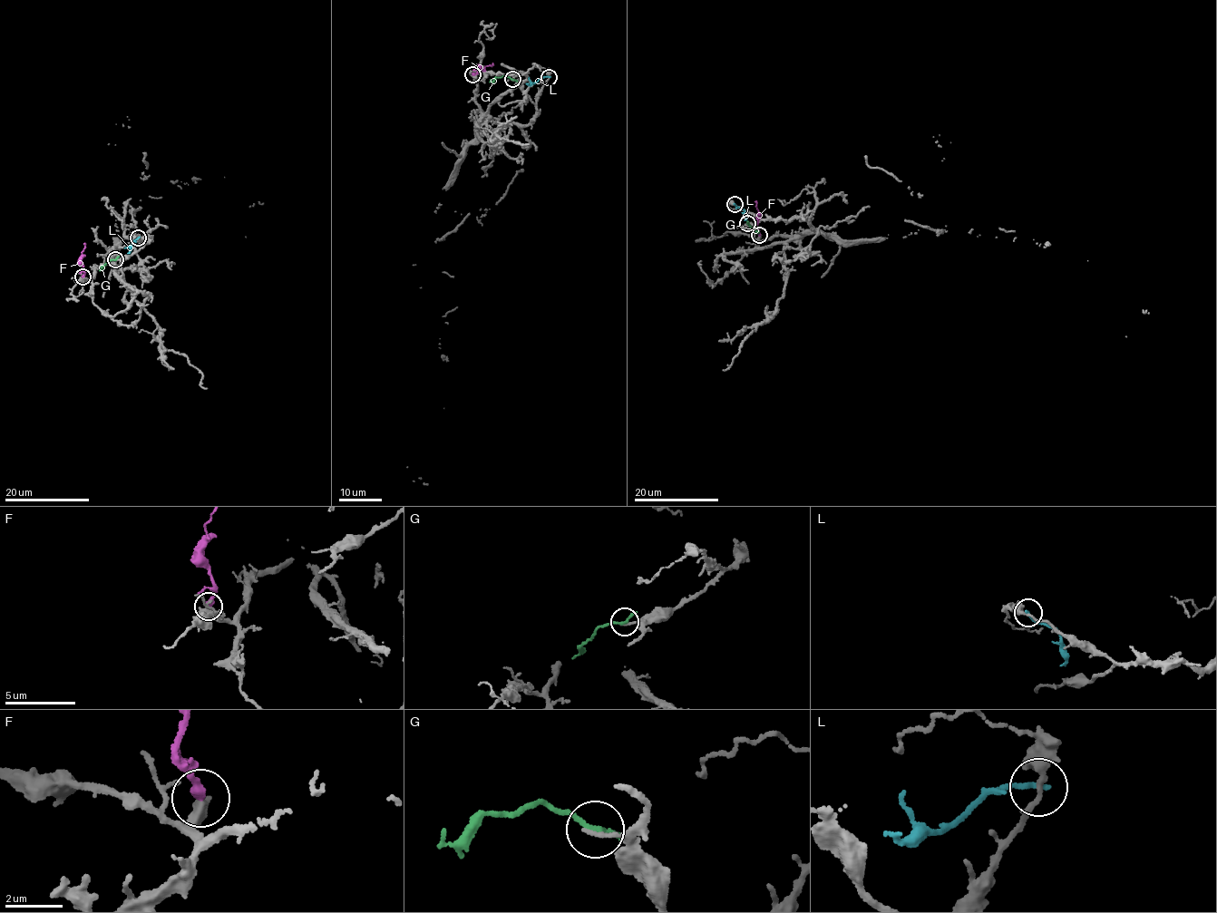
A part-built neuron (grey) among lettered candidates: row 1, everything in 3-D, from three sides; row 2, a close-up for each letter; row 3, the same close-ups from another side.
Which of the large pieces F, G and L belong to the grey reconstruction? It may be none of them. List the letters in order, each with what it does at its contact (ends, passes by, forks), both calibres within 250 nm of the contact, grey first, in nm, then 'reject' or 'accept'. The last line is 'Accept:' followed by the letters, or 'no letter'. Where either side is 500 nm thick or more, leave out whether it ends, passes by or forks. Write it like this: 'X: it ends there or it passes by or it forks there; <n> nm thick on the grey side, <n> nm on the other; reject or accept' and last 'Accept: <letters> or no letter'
F: 550 nm thick on the grey side, 360 nm on the other; accept
G: it ends there; 160 nm thick on the grey side, 240 nm on the other; reject
L: it ends there; 260 nm thick on the grey side, 170 nm on the other; reject
Accept: F

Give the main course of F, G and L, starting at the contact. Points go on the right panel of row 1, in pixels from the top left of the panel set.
F: (759, 235), (756, 225), (759, 214), (754, 201)
G: (747, 223), (758, 233)
L: (735, 204), (744, 211), (745, 220)

